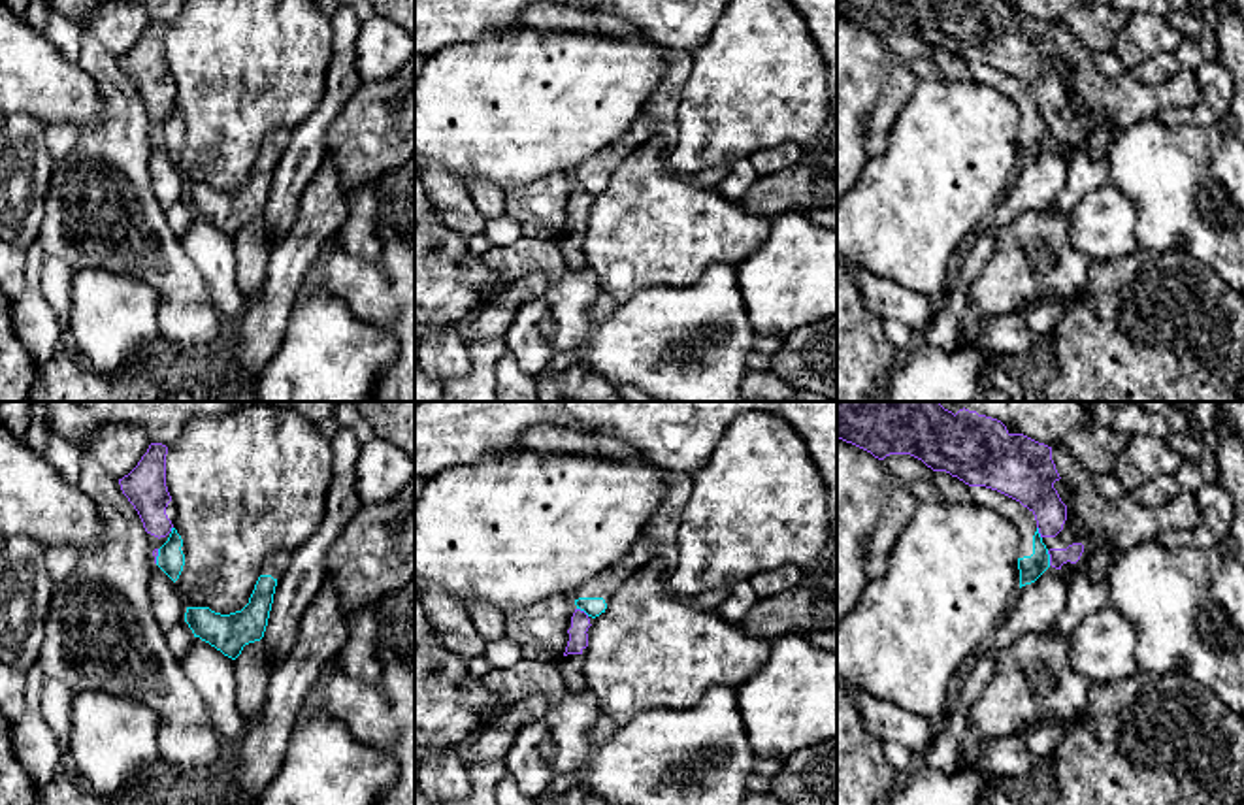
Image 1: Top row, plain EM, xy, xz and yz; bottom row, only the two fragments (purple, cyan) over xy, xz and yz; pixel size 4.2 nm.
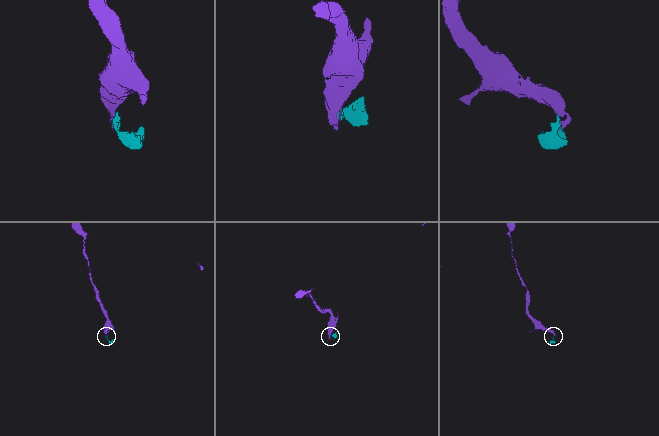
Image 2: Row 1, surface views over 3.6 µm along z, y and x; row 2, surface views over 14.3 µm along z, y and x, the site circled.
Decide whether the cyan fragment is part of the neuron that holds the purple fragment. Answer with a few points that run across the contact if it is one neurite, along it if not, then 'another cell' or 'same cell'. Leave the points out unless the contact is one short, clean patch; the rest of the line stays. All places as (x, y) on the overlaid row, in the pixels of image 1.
yz (1047, 551), (1050, 564) | another cell

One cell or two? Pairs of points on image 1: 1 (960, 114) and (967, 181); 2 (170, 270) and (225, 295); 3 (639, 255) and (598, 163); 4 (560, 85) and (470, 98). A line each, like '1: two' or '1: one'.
1: one
2: two
3: two
4: one

